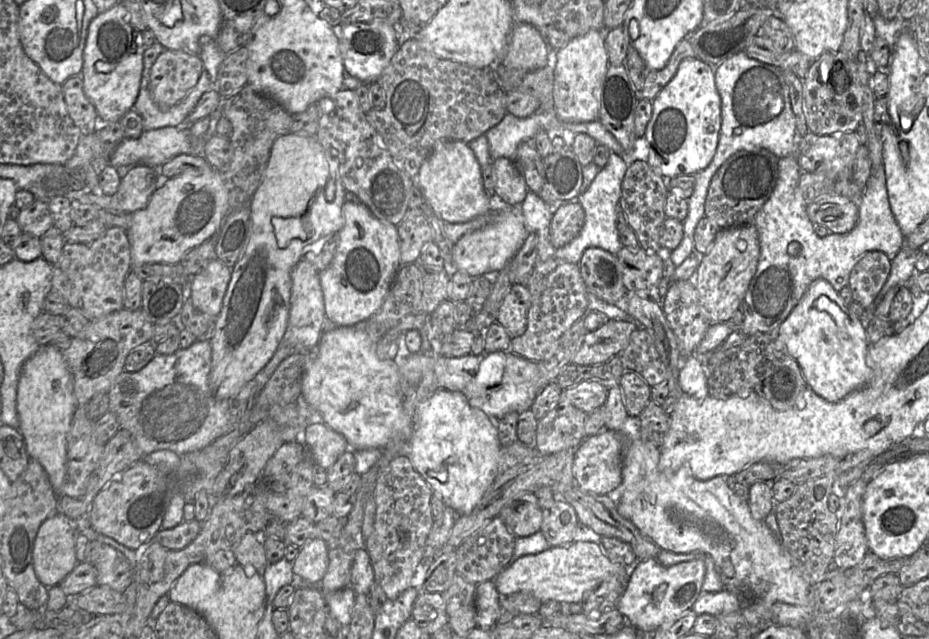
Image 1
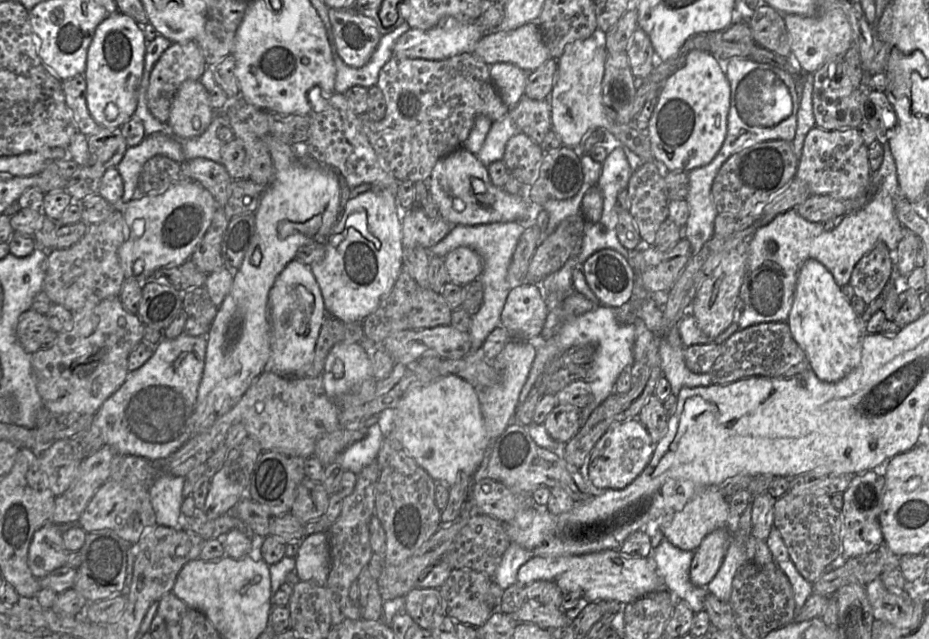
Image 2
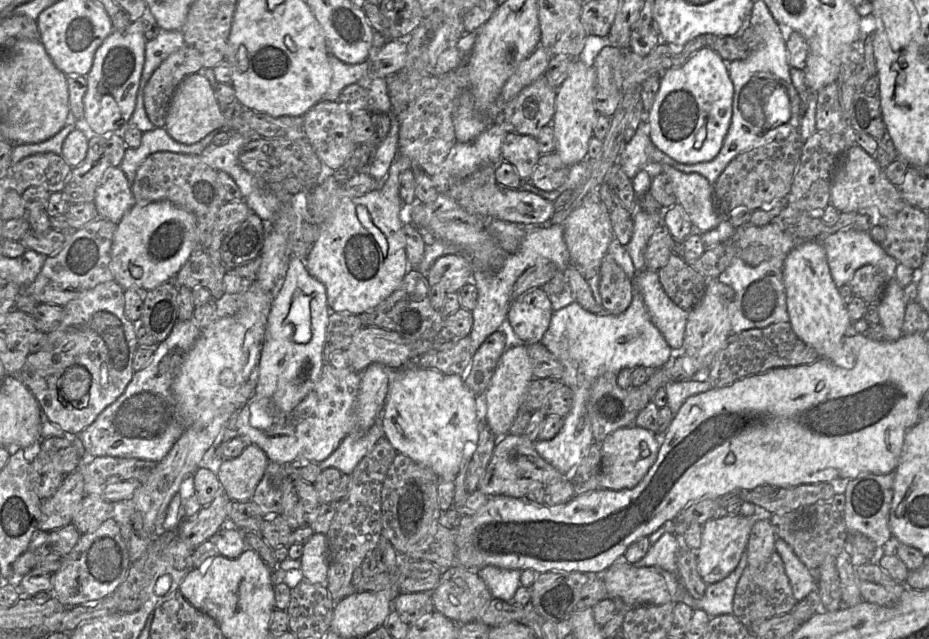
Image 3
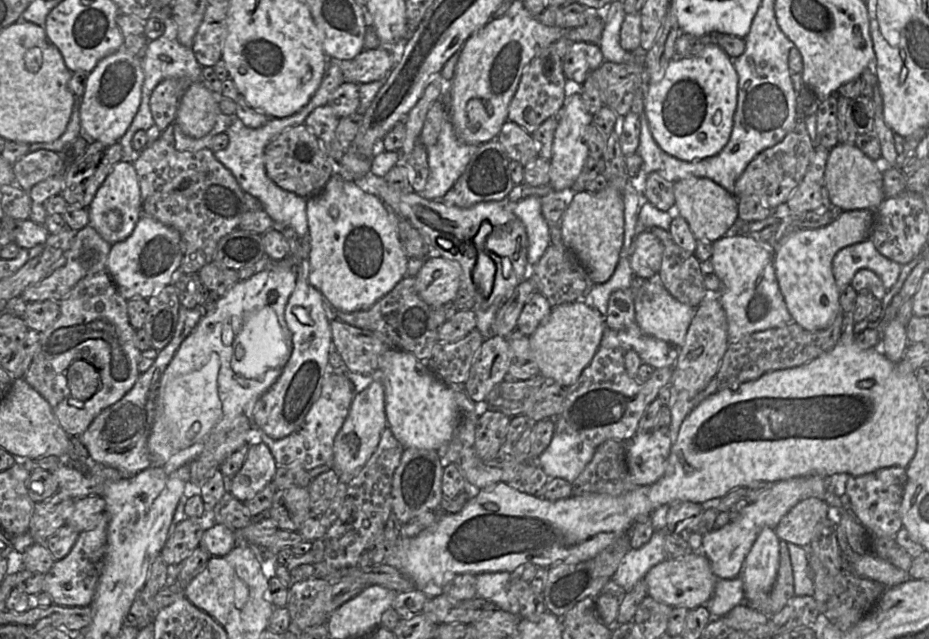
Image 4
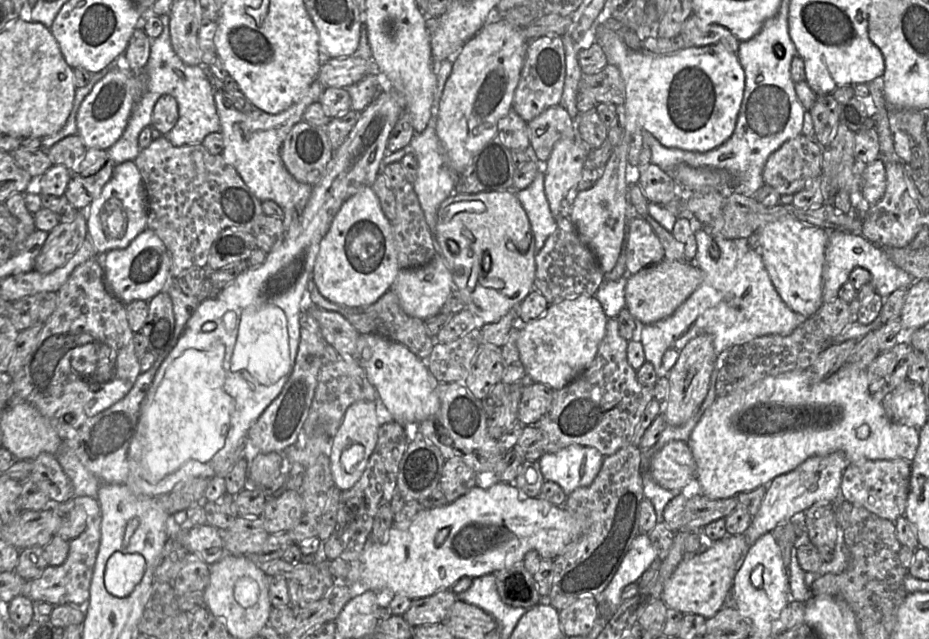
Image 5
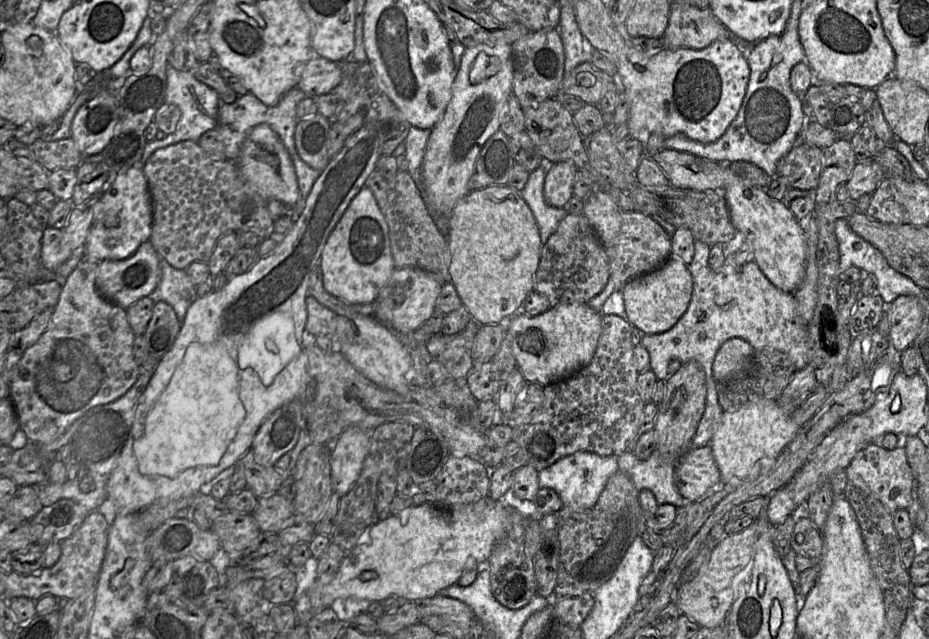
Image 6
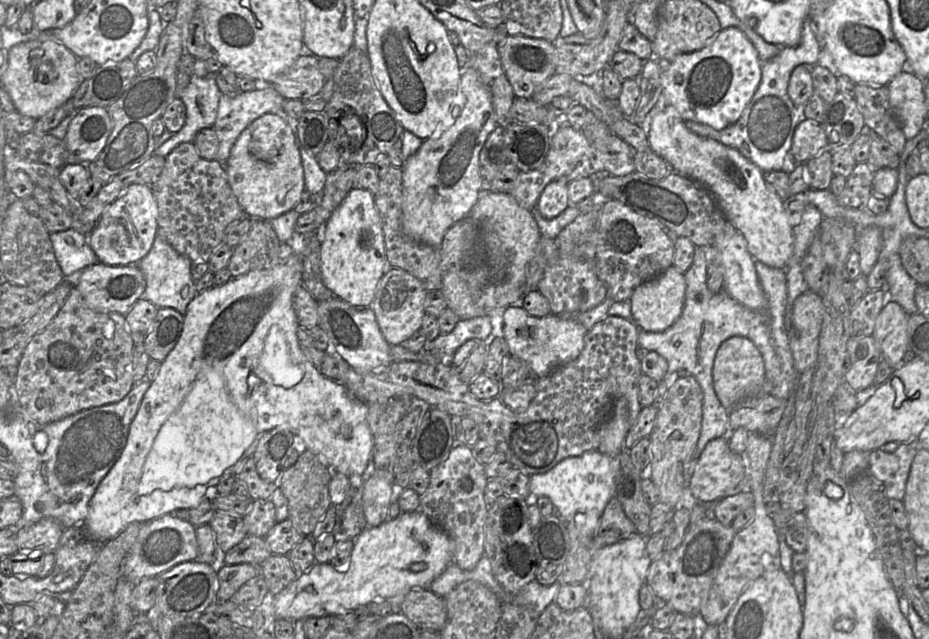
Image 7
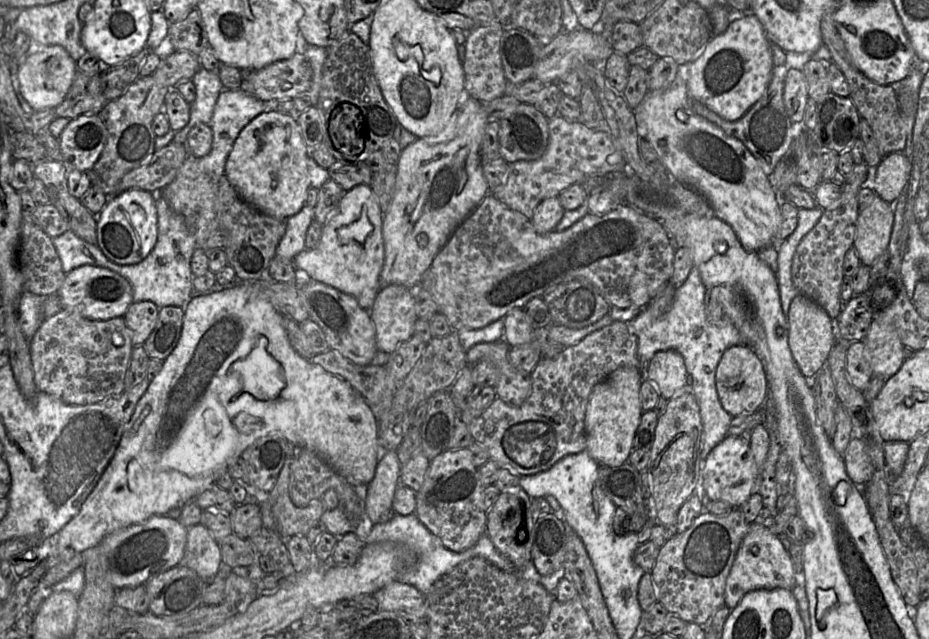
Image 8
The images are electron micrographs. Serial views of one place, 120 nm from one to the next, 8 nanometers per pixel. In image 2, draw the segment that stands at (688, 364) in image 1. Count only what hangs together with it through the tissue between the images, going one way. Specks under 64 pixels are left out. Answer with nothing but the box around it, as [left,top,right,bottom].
[659,326,711,397]

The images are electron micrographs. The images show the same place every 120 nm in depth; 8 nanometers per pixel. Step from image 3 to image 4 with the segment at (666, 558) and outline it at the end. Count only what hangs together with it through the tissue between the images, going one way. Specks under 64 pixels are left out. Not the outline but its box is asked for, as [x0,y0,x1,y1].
[612,530,667,592]

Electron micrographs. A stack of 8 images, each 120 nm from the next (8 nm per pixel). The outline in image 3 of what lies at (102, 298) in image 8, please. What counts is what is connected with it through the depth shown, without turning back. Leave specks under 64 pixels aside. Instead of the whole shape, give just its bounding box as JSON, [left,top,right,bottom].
[110,201,196,290]

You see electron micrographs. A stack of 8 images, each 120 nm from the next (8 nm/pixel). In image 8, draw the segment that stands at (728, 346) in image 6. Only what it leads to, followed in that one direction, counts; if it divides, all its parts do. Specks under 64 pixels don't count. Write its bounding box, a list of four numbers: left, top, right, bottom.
[716,345,768,417]

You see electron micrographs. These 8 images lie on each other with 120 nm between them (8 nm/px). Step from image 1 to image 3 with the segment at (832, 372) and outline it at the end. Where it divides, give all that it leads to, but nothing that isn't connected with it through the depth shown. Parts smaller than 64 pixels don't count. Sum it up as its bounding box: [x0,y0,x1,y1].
[783,240,856,369]

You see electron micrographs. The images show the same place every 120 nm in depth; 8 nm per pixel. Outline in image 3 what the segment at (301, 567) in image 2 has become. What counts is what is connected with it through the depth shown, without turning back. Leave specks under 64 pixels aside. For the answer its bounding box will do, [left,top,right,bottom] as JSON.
[300,533,328,585]

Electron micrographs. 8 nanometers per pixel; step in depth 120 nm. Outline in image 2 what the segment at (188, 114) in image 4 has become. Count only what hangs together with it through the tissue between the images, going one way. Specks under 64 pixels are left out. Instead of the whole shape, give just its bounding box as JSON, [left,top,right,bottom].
[169,80,215,139]

